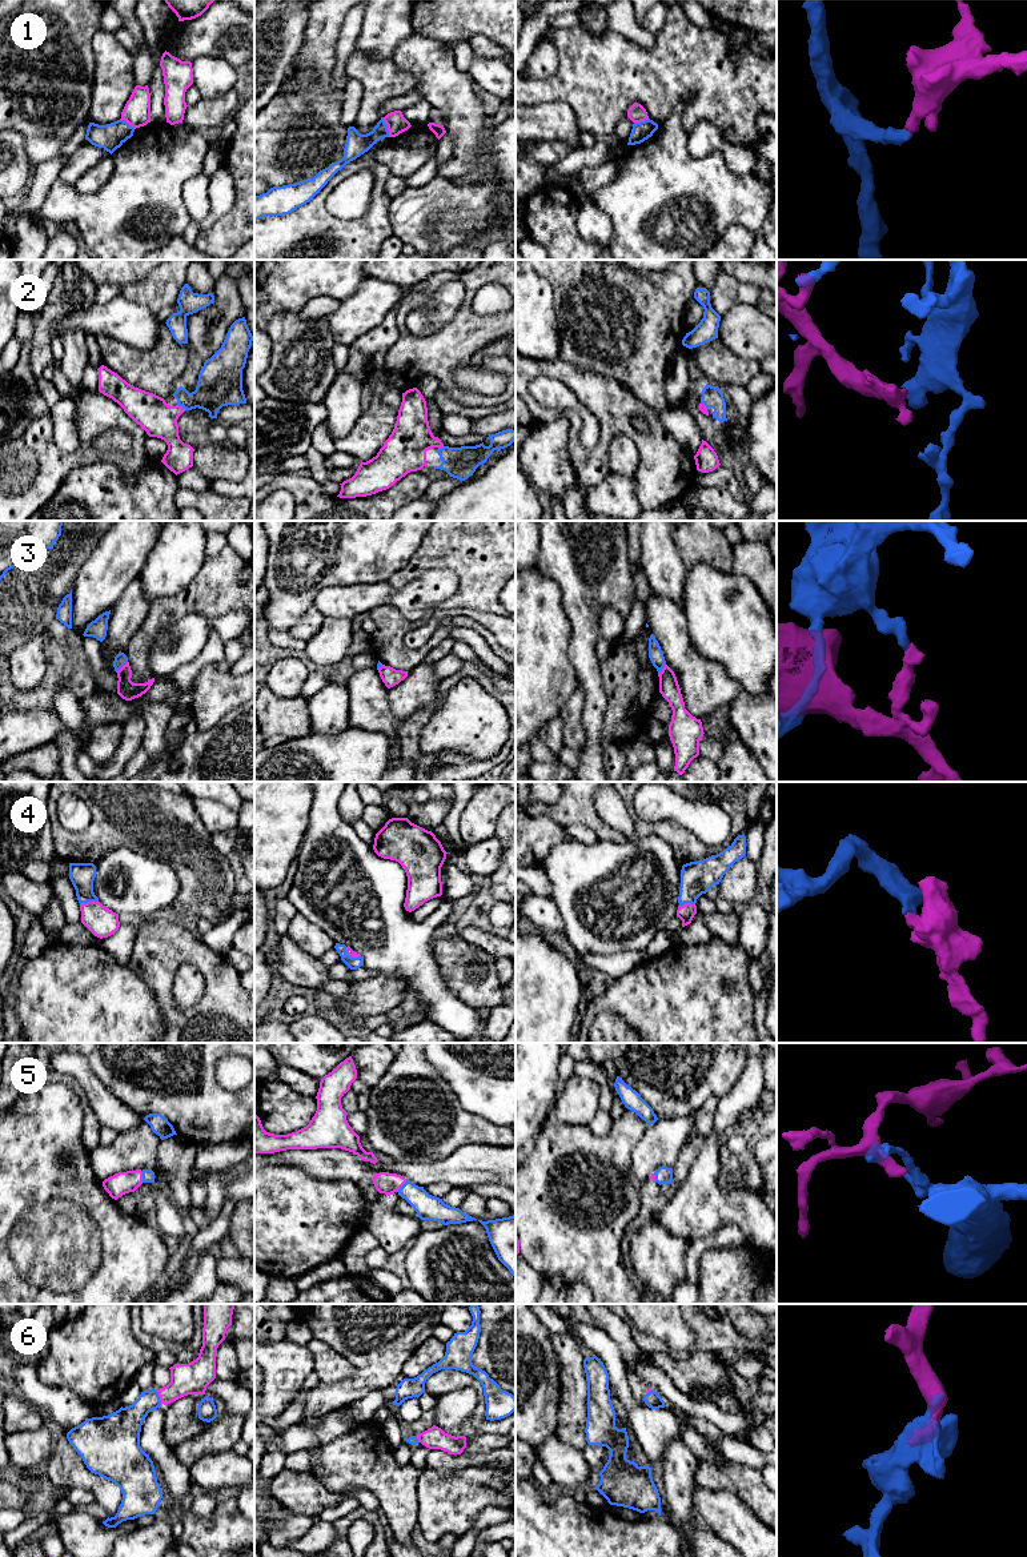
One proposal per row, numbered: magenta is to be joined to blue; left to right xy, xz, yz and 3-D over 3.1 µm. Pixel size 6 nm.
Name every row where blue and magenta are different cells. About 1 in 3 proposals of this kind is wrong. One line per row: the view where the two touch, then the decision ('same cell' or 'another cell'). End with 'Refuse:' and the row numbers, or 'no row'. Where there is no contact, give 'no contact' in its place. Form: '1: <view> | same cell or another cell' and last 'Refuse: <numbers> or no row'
1: xz | another cell
2: xy | same cell
3: xy | another cell
4: xy | same cell
5: xy | same cell
6: xy | same cell
Refuse: 1, 3

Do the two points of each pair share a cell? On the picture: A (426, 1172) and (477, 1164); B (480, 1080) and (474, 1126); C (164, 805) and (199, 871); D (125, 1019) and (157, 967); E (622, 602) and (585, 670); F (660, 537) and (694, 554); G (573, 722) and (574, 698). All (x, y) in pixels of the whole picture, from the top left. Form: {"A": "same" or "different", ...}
{"A": "same", "B": "different", "C": "same", "D": "different", "E": "same", "F": "different", "G": "same"}

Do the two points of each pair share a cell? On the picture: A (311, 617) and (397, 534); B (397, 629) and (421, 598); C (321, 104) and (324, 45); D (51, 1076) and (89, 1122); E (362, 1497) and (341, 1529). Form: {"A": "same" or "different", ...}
{"A": "different", "B": "different", "C": "same", "D": "same", "E": "different"}

